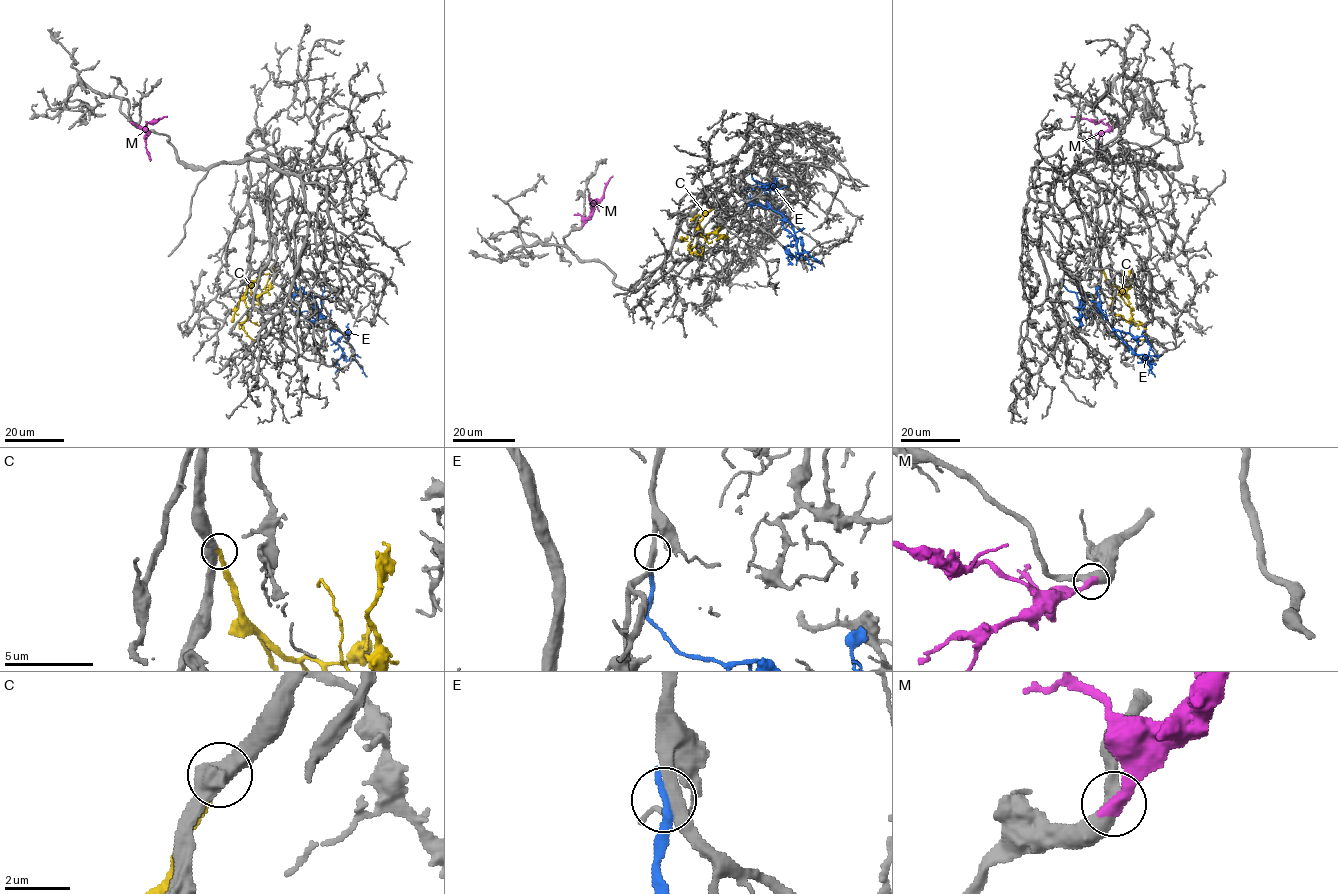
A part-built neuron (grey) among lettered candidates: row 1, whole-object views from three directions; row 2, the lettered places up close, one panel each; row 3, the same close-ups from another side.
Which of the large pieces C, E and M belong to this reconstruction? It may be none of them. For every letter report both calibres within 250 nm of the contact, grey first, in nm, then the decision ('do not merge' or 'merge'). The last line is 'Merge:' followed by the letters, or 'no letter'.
C: 550 nm thick on the grey side, 320 nm on the other; merge
E: 360 nm thick on the grey side, 280 nm on the other; do not merge
M: 440 nm thick on the grey side, 440 nm on the other; merge
Merge: C, M

